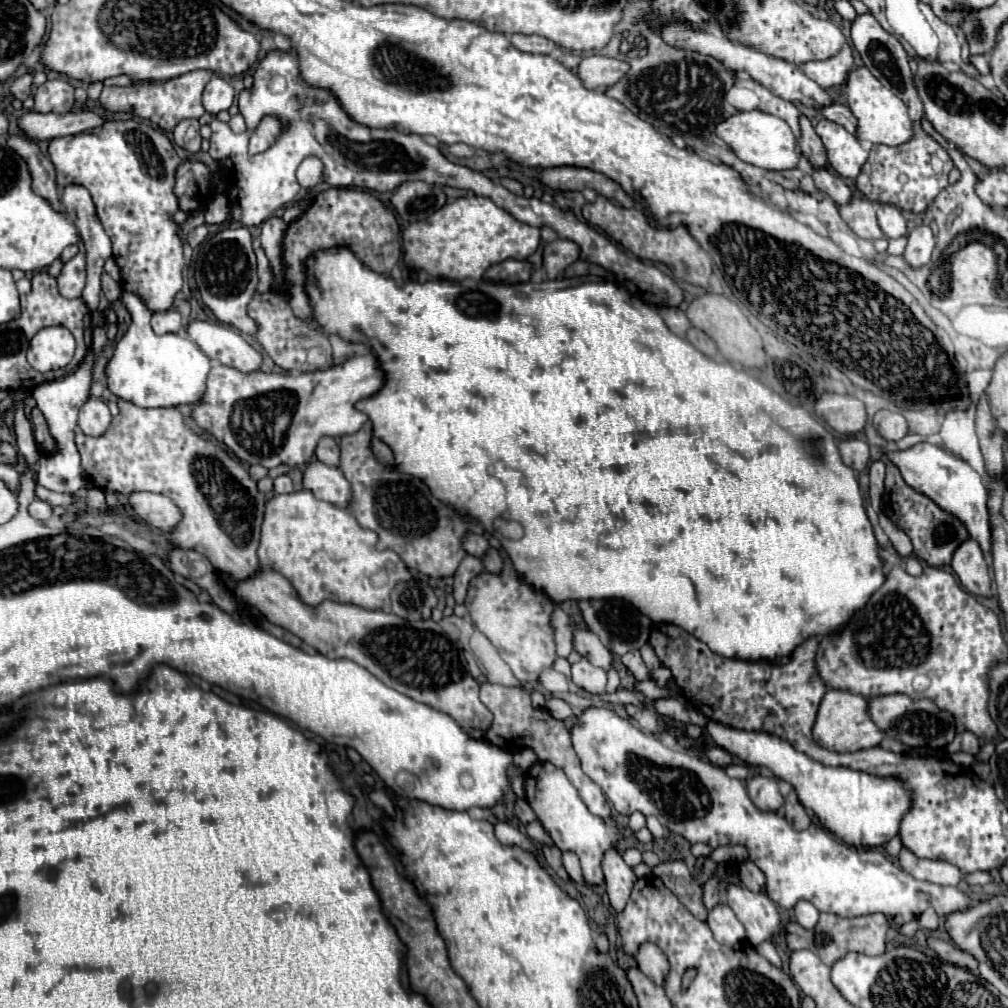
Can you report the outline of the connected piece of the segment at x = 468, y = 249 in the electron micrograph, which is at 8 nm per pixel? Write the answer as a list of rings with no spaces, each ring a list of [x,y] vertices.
[[[472,196],[456,198],[442,210],[434,212],[430,218],[410,224],[402,232],[402,246],[404,264],[410,270],[424,270],[432,278],[452,282],[464,278],[480,280],[484,272],[498,262],[508,258],[526,260],[532,256],[540,246],[540,230],[518,222],[506,210],[498,208],[490,198]]]

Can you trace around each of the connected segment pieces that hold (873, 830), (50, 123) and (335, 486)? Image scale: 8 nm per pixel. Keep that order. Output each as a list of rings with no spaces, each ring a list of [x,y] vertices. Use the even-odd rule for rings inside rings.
[[[714,720],[706,724],[706,730],[716,744],[738,756],[742,762],[766,766],[776,774],[776,778],[790,782],[796,788],[800,802],[810,808],[818,820],[846,844],[870,848],[882,846],[898,834],[902,818],[910,812],[910,790],[900,778],[882,778],[844,766],[824,766],[794,750],[778,736],[766,732],[746,732]]]
[[[78,110],[78,112],[66,112],[66,114],[26,112],[18,120],[18,128],[30,140],[52,140],[60,136],[74,136],[74,134],[86,132],[94,126],[100,126],[102,122],[104,120],[90,110]]]
[[[312,460],[306,470],[302,472],[302,488],[310,490],[318,500],[336,504],[344,508],[350,500],[350,482],[344,478],[344,474],[334,468],[326,466],[318,460]]]

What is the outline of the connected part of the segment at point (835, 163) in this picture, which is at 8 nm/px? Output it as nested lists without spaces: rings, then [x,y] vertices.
[[[826,118],[816,124],[816,134],[824,144],[830,168],[834,168],[842,178],[856,178],[868,158],[866,146],[862,146],[854,134],[846,132],[846,128]]]

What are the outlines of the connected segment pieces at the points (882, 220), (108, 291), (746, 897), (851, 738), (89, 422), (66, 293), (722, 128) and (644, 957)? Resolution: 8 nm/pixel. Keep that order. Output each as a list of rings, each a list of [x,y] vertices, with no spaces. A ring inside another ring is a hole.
[[[876,204],[876,220],[878,220],[878,226],[888,240],[900,238],[906,234],[906,220],[896,206]]]
[[[102,272],[102,292],[104,292],[104,296],[106,296],[110,302],[114,302],[116,298],[120,298],[120,294],[122,294],[118,282],[112,280],[112,278],[108,276],[108,272]]]
[[[740,884],[726,886],[724,902],[746,928],[746,938],[756,946],[782,930],[776,904],[766,892],[752,892]]]
[[[828,690],[824,694],[812,734],[818,746],[834,752],[856,752],[864,748],[872,748],[872,746],[878,746],[878,742],[884,738],[880,728],[868,718],[866,698],[846,690]]]
[[[90,398],[82,408],[80,408],[80,414],[78,414],[78,426],[84,434],[88,436],[100,436],[108,430],[112,422],[112,414],[106,406],[104,400],[100,398]]]
[[[80,252],[68,260],[58,276],[58,290],[64,298],[80,298],[86,284],[86,256]]]
[[[750,110],[750,112],[738,112],[724,122],[716,124],[714,134],[724,140],[732,152],[754,166],[766,168],[766,170],[790,170],[798,166],[800,160],[800,150],[796,148],[796,138],[792,136],[790,128],[786,122],[780,118],[774,118],[772,114],[760,112],[760,110]]]
[[[642,944],[638,954],[636,954],[636,962],[638,968],[658,986],[664,986],[666,982],[666,970],[668,970],[668,962],[666,962],[666,954],[662,954],[662,950],[658,950],[658,946],[654,944]]]

